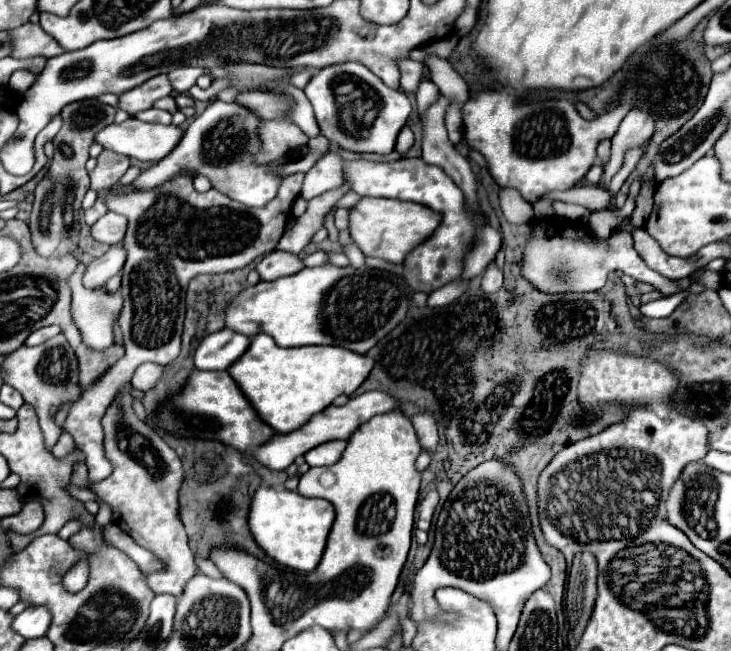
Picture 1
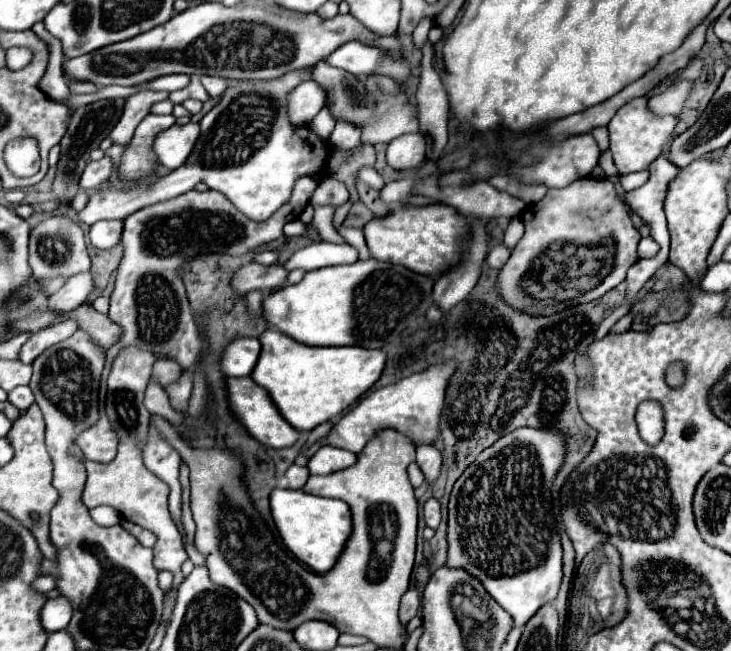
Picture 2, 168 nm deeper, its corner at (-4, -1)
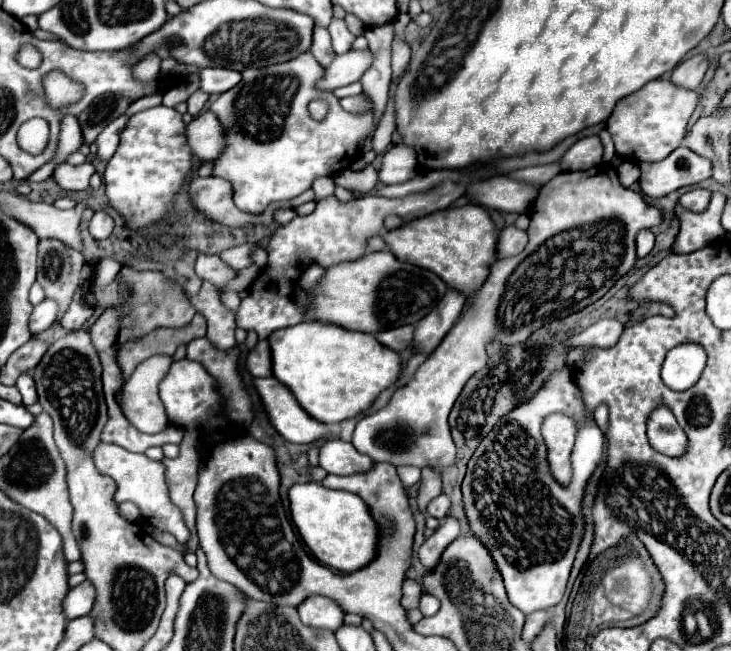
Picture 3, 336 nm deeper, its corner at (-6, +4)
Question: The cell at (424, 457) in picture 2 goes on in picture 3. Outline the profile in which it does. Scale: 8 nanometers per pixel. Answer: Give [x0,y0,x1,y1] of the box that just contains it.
[419,469,441,511]

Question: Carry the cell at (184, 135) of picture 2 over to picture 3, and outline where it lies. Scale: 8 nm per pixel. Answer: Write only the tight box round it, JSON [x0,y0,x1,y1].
[185,111,225,161]

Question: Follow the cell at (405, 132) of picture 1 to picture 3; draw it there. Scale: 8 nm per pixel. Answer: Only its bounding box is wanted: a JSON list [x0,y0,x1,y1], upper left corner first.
[379,145,419,185]

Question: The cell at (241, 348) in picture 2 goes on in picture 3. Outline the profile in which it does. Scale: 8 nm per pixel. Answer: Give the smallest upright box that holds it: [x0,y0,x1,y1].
[245,339,271,377]

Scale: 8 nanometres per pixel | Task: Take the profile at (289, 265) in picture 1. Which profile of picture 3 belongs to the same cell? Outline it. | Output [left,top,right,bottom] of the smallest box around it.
[195,255,237,289]

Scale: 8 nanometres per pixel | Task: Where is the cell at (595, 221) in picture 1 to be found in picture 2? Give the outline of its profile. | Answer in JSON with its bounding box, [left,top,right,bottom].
[621,170,649,192]

